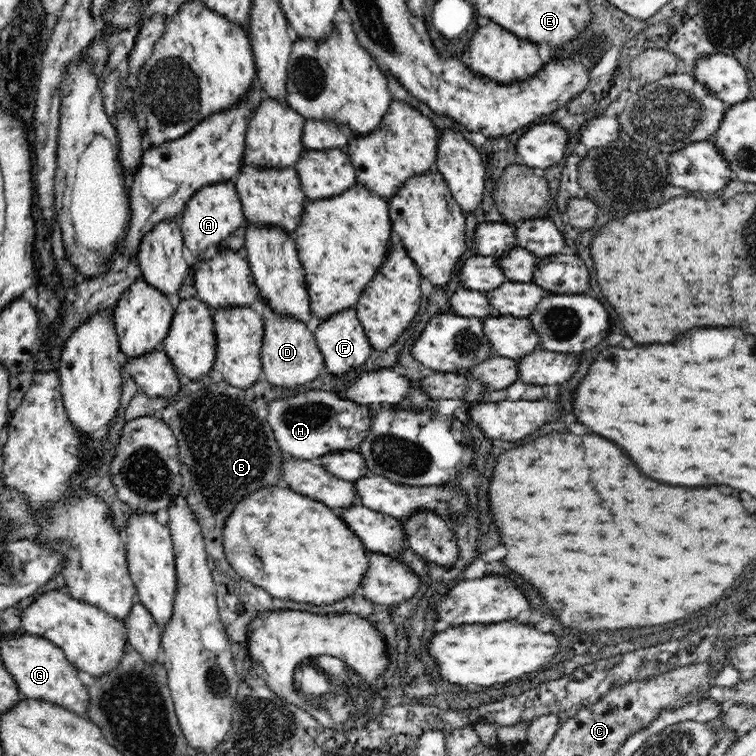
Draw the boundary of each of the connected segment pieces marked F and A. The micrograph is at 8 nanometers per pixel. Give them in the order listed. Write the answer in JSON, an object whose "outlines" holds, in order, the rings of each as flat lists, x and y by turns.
{"outlines":[[[346,309,337,315,321,320,314,333,315,341,325,360,325,374,330,378,348,378,346,374,352,374,356,370,359,374,361,367,367,362,372,353,368,337,364,332,360,319,356,317,355,309]],[[234,180,206,185,195,192,186,203,179,221,189,260,197,261,218,252,223,241,234,234,244,221,243,208]]]}

